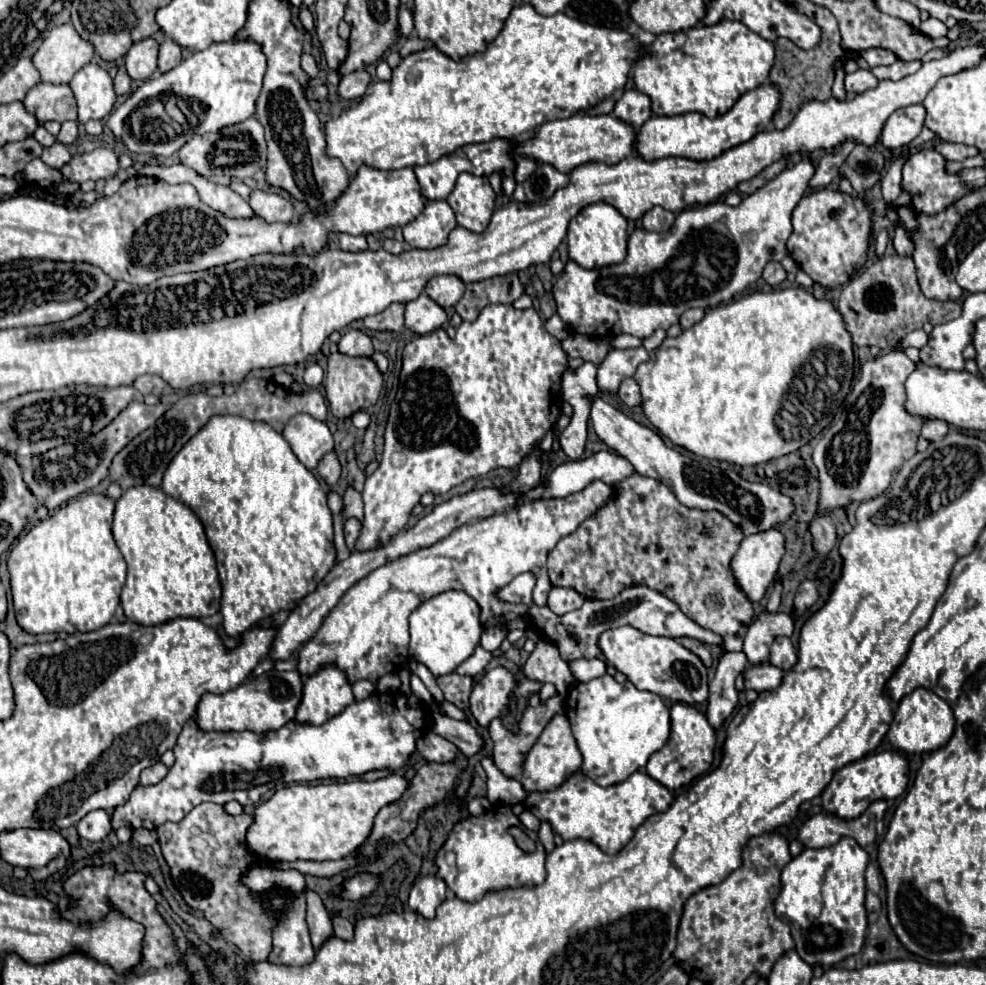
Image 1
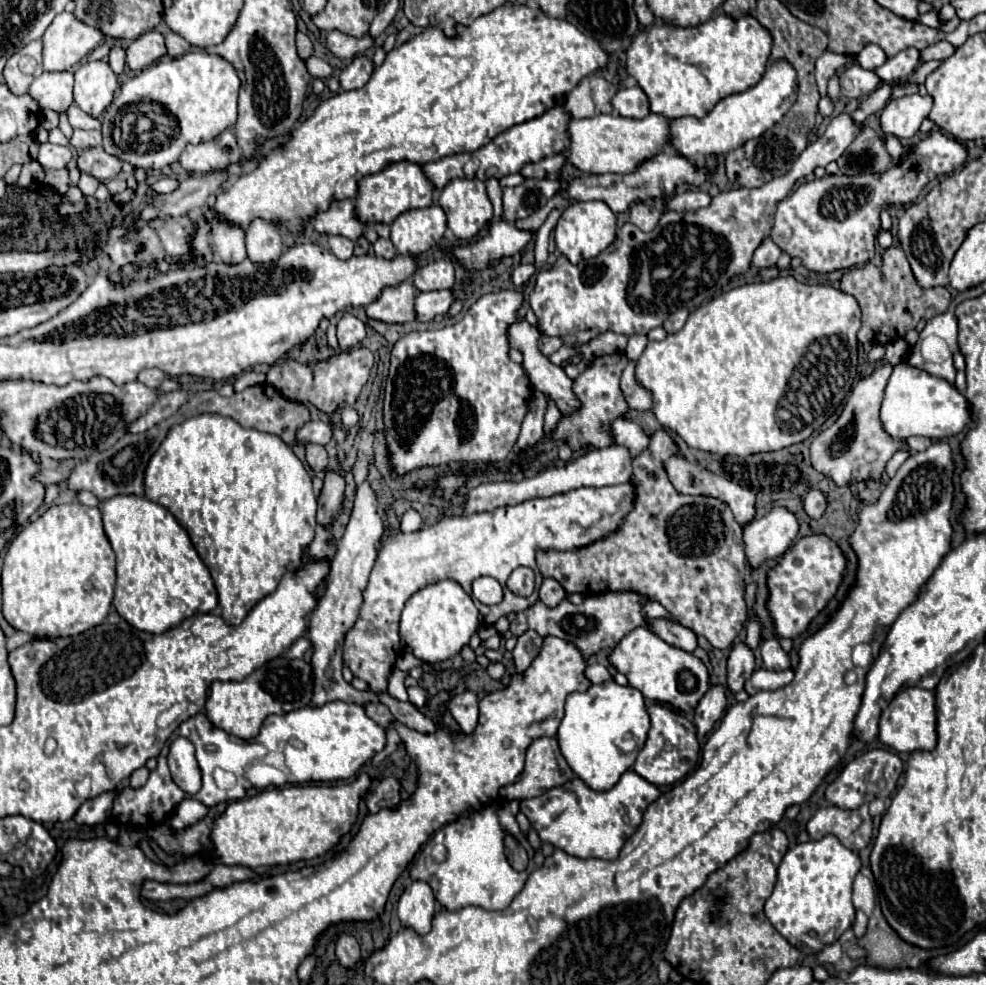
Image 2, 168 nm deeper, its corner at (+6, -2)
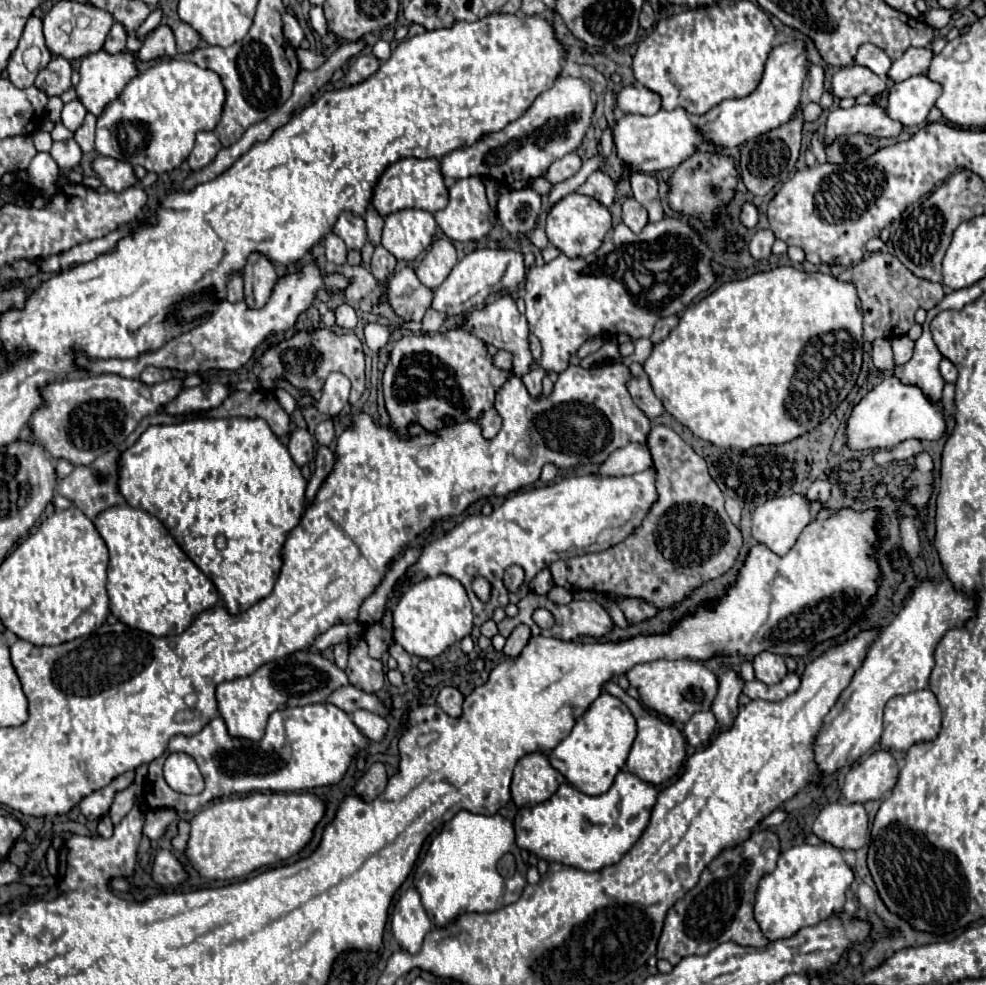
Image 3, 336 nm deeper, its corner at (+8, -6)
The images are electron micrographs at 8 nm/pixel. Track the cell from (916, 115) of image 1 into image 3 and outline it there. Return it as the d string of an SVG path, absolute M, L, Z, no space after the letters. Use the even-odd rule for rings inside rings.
M923 74L895 82L889 92L887 112L903 126L919 126L927 120L929 110L941 94L941 84Z

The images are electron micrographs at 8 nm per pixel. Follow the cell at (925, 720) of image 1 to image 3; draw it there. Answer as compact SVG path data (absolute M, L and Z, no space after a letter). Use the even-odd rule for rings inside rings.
M929 688L905 694L905 696L895 696L887 702L885 706L885 716L883 716L883 736L881 736L881 746L887 750L897 750L897 752L907 752L915 742L927 742L933 740L941 730L941 708L935 698L935 694Z

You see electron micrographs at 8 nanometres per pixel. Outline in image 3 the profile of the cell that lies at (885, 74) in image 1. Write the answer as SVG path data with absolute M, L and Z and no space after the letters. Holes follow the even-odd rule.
M909 48L899 60L893 62L893 66L889 70L889 78L893 82L901 82L903 78L923 74L923 72L927 72L931 60L933 60L931 48Z

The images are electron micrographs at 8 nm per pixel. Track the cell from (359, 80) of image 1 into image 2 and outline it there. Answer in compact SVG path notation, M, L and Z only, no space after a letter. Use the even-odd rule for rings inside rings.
M355 56L355 60L341 72L339 82L343 90L357 90L369 82L369 74L373 74L373 62L365 56Z

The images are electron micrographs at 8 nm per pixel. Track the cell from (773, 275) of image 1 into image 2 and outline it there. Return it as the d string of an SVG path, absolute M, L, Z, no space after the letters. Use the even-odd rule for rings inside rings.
M767 238L767 240L765 240L765 242L755 250L753 266L755 266L757 270L771 268L771 266L775 266L775 264L777 264L779 256L781 256L781 248L779 248L771 238Z

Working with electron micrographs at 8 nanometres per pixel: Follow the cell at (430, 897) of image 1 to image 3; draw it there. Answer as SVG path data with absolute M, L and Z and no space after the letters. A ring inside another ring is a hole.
M409 888L395 904L391 930L403 950L409 954L417 954L421 950L423 938L431 930L431 920L427 918L415 888Z

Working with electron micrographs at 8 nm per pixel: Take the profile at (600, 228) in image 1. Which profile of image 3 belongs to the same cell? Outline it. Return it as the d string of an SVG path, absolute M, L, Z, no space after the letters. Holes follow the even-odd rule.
M567 194L565 198L561 198L557 204L553 204L553 208L547 214L547 238L553 246L557 246L563 254L567 254L569 258L577 258L577 256L587 256L591 252L595 252L605 234L611 228L611 214L609 210L595 198L585 196L585 194Z

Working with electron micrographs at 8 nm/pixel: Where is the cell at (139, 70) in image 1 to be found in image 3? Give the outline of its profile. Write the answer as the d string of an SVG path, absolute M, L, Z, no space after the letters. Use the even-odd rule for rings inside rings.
M157 26L143 42L139 50L139 60L155 60L163 56L177 56L177 46L175 46L175 36L169 26Z

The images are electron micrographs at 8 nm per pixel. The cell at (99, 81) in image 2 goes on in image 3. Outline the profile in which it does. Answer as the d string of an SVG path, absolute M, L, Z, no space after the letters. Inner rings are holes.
M105 50L87 54L81 60L79 66L79 84L77 84L77 98L79 102L95 116L99 116L103 112L103 106L107 106L107 102L113 102L123 86L137 74L137 64L135 64L135 56L131 52L119 52L119 54L107 54Z

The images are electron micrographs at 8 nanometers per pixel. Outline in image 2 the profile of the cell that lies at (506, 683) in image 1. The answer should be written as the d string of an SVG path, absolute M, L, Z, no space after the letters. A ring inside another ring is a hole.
M465 690L461 694L455 694L449 704L451 716L459 722L461 730L465 734L473 734L479 722L479 698L475 692Z

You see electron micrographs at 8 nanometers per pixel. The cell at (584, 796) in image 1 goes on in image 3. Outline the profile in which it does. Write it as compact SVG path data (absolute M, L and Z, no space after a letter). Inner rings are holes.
M621 770L615 776L613 786L601 796L587 796L571 784L563 784L547 802L537 804L535 808L521 808L517 812L515 840L519 848L541 860L595 872L619 862L637 842L649 824L655 800L655 786L627 770Z

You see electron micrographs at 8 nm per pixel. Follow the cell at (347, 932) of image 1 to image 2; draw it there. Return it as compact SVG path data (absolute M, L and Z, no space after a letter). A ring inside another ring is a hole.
M341 934L337 940L337 958L345 968L351 968L359 962L361 958L361 948L359 942L351 934Z

